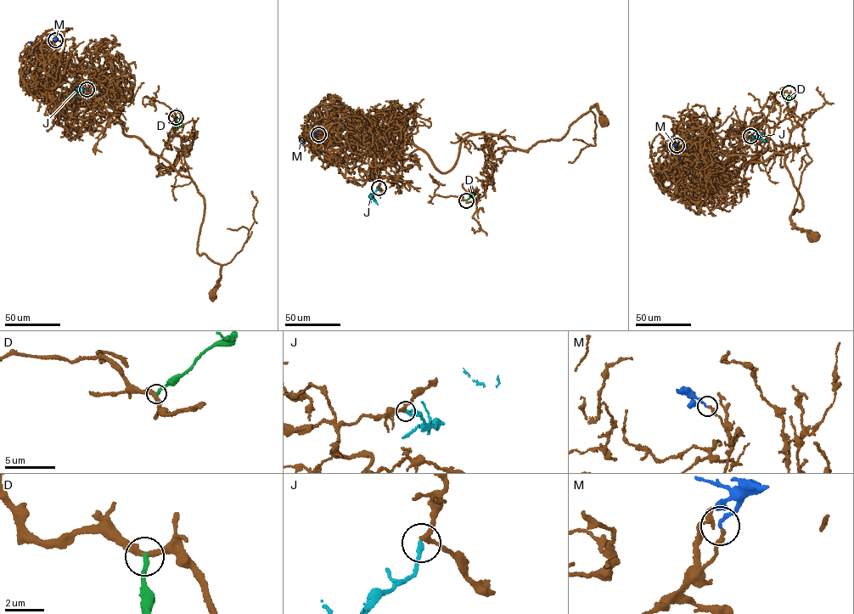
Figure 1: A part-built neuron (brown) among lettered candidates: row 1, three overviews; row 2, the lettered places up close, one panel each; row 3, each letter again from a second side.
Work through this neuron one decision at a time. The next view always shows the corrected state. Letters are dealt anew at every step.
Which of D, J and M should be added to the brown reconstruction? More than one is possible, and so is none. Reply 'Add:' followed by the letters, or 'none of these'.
Add: J

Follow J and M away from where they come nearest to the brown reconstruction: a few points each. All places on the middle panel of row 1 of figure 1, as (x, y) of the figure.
J: (379, 188), (370, 196), (374, 200), (372, 195)
M: (318, 134), (300, 141)

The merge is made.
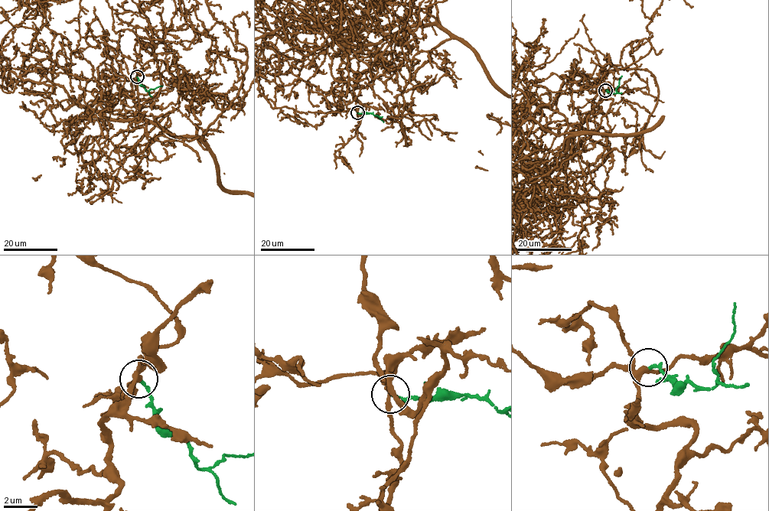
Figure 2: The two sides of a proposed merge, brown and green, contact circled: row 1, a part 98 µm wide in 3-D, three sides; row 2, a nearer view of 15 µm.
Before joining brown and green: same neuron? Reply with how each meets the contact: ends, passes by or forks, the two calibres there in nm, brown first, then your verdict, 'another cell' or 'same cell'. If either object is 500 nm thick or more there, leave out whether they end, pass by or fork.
brown forks there; green ends there; 240 nm thick on the brown side, 180 nm on the other; another cell

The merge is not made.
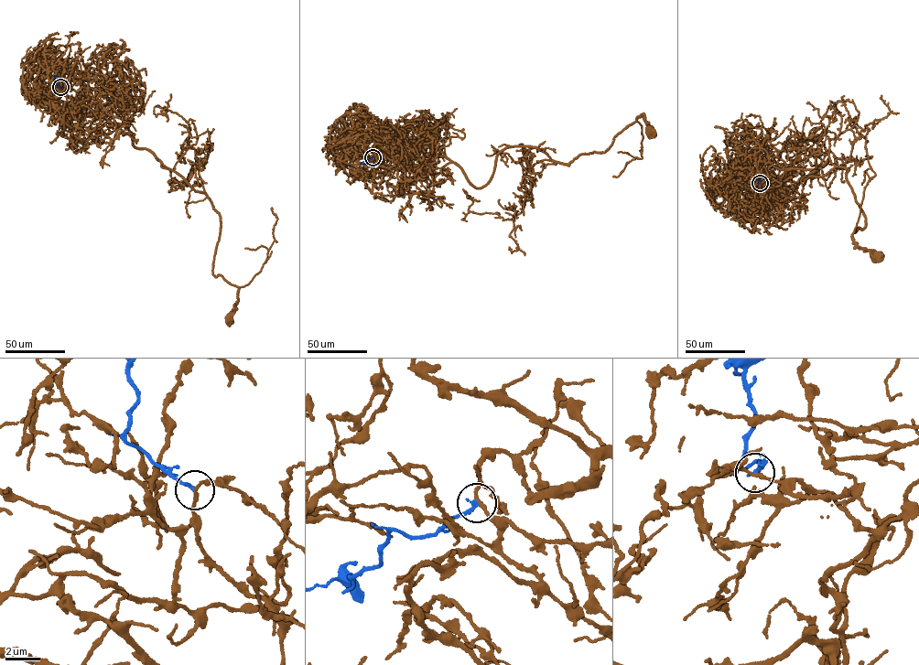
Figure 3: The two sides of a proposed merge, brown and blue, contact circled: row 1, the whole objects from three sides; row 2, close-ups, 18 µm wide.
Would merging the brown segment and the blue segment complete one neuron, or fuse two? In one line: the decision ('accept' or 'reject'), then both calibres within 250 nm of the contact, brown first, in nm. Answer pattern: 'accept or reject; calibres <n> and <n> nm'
reject; calibres 180 and 240 nm

